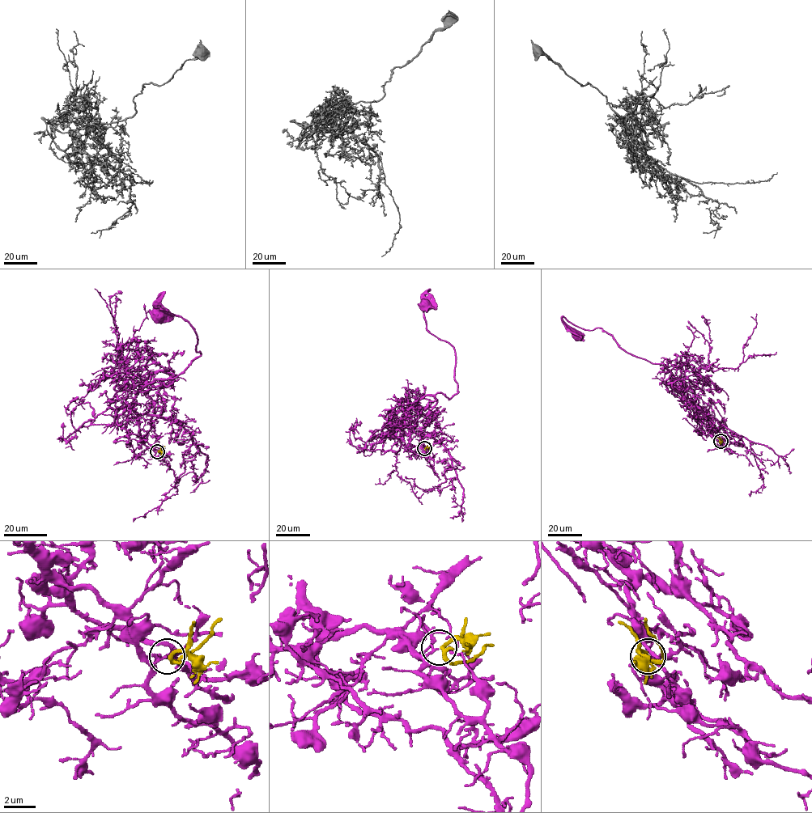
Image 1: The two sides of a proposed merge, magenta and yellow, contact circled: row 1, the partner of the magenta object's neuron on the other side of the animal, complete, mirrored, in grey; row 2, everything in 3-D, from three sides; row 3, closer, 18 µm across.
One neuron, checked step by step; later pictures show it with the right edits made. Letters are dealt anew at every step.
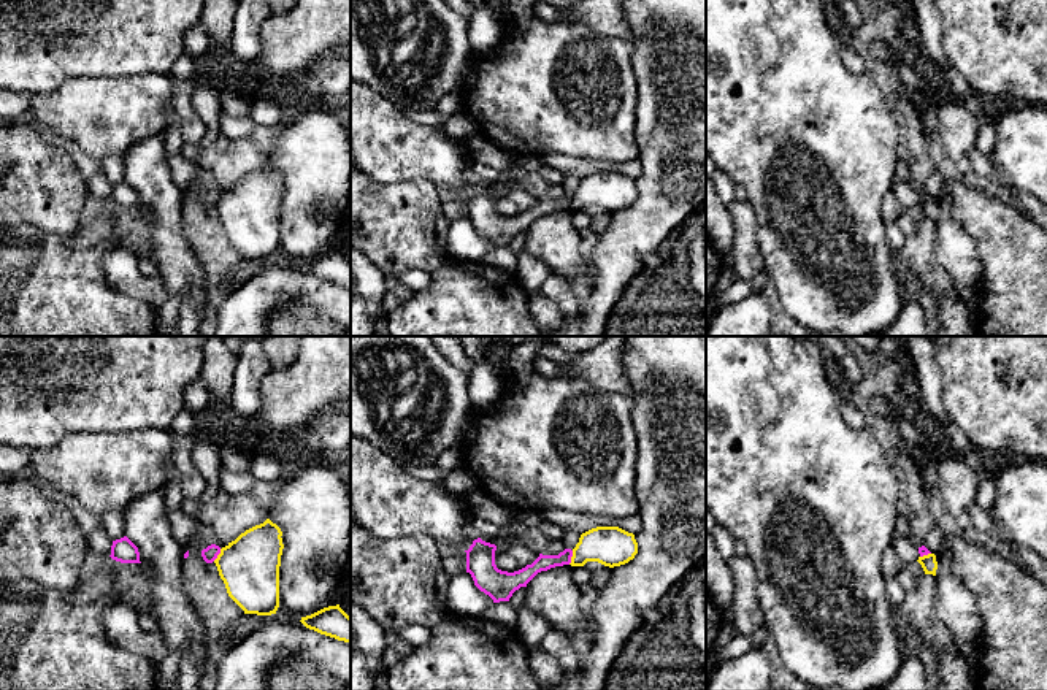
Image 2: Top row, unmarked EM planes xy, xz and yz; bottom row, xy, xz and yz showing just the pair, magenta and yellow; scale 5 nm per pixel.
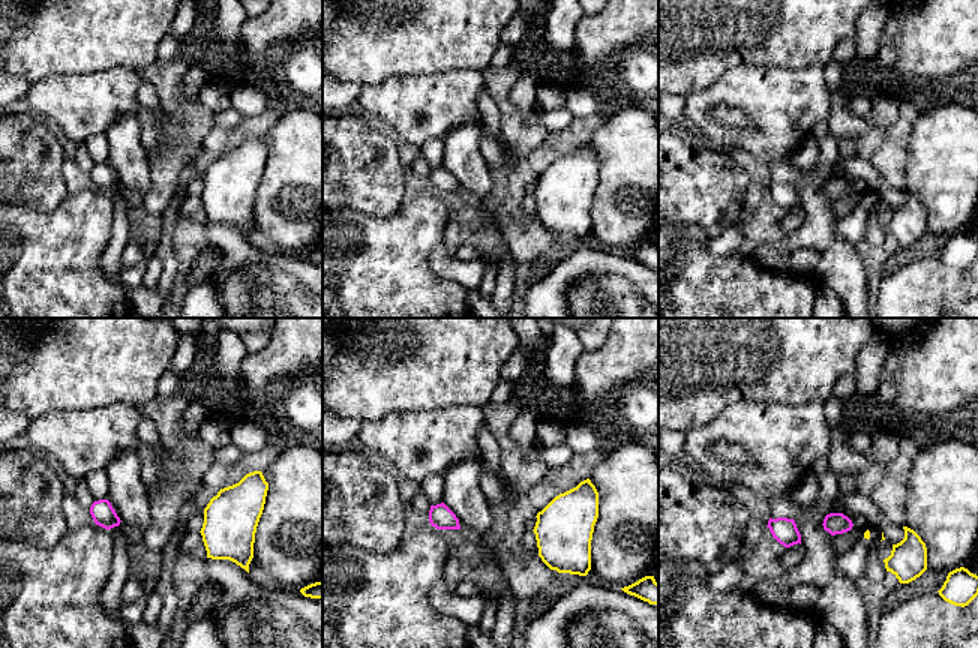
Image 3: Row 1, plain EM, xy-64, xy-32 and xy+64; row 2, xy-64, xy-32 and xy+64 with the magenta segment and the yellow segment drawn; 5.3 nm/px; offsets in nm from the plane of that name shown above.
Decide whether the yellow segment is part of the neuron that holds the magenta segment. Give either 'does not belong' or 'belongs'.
does not belong

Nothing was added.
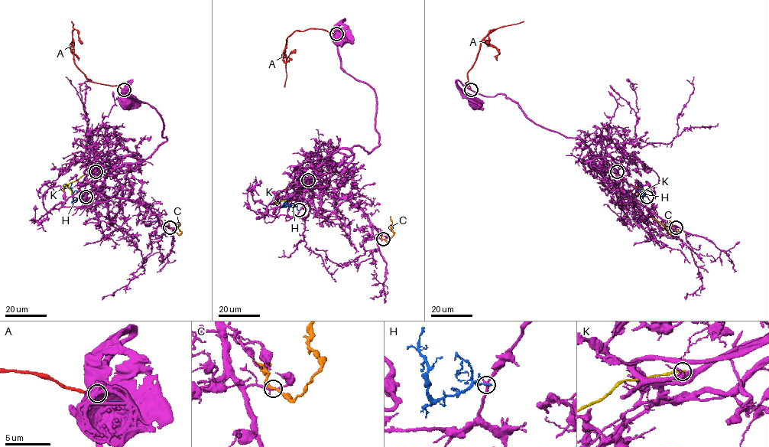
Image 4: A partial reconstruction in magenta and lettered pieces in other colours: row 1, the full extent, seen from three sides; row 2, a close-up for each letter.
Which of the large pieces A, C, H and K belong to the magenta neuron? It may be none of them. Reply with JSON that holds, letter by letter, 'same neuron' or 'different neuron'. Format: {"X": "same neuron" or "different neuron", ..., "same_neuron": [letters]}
{"A": "different neuron", "C": "different neuron", "H": "different neuron", "K": "different neuron", "same_neuron": []}

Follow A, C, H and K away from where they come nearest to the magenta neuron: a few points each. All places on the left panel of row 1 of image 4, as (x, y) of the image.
A: (124, 89), (117, 86), (89, 80), (75, 63), (71, 21)
C: (170, 227), (179, 235), (180, 233), (177, 217)
H: (86, 197), (74, 200), (72, 183)
K: (95, 171), (81, 176), (64, 187), (67, 185), (73, 197)

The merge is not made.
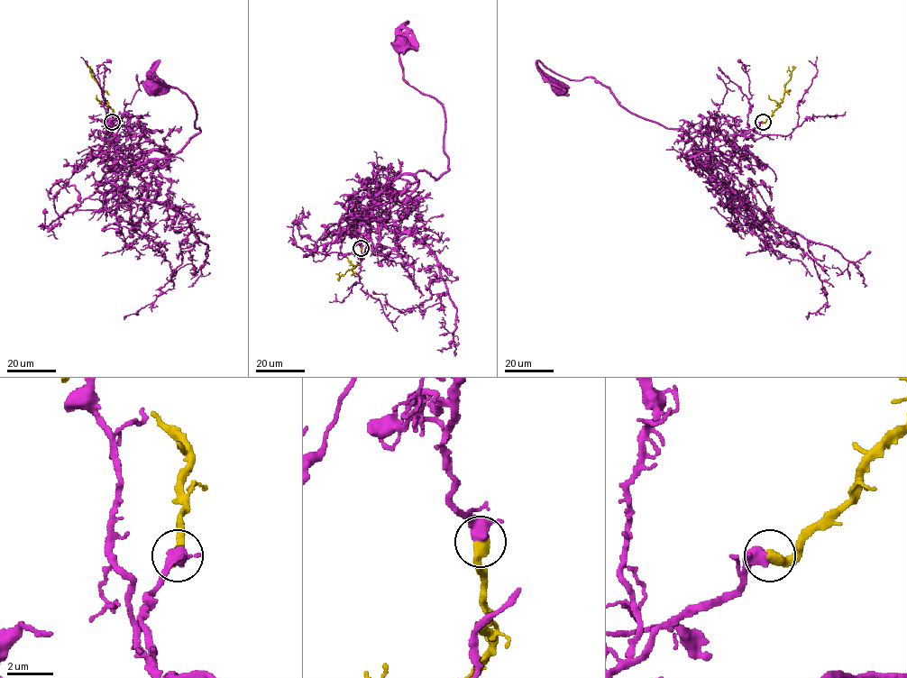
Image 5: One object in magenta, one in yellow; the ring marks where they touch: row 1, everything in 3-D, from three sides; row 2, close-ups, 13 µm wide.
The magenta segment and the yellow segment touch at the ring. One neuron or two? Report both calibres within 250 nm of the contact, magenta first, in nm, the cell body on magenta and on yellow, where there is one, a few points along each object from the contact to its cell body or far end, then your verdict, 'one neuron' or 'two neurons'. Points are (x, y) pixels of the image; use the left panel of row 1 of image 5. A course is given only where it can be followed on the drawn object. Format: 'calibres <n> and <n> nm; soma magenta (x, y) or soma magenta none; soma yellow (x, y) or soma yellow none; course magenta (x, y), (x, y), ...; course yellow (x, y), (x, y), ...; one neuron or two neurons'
calibres 460 and 500 nm; soma magenta (151, 87); soma yellow none; course magenta (112, 122), (108, 132), (123, 152), (178, 153), (199, 132), (195, 106), (151, 80), (158, 60), (151, 87); course yellow (112, 122), (113, 111), (87, 66); one neuron

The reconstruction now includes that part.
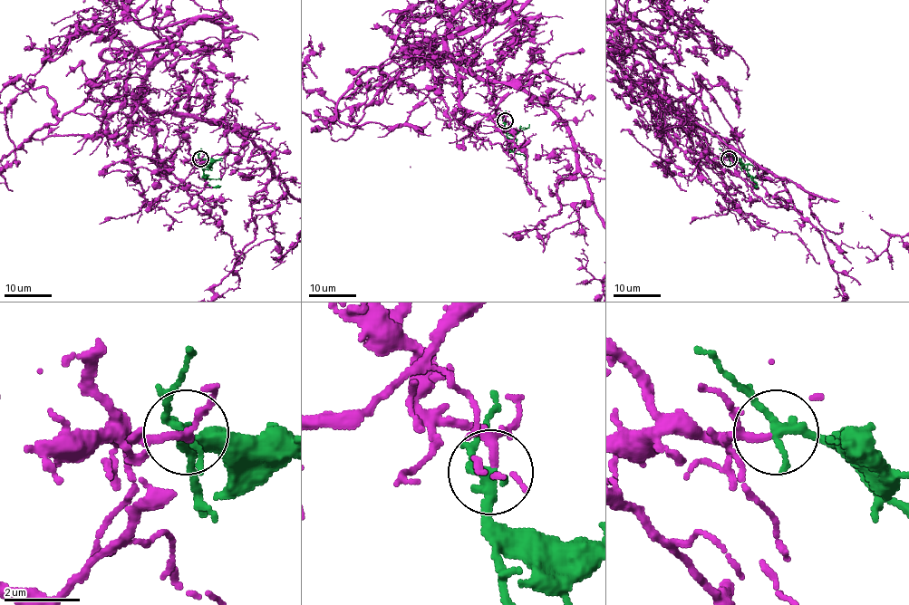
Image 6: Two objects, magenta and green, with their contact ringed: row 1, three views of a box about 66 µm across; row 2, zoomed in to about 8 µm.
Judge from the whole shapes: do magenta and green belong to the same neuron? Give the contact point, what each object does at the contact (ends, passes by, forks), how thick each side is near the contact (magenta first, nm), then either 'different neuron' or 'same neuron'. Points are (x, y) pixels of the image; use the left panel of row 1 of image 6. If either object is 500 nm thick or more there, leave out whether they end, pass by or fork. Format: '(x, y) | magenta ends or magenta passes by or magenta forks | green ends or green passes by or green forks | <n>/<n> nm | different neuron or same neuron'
(200, 158) | magenta passes by | green passes by | 170/260 nm | same neuron

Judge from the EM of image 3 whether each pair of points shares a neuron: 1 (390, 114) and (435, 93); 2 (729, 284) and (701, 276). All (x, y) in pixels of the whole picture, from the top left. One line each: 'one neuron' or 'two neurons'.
1: one neuron
2: one neuron

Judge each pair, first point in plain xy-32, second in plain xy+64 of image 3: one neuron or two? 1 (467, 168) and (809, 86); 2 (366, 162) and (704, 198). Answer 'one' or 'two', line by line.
1: two
2: one

